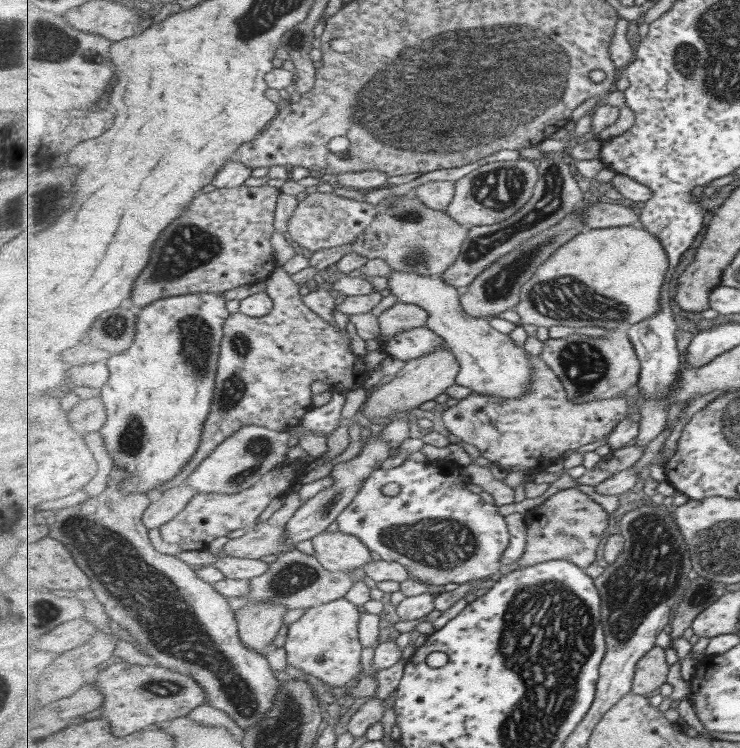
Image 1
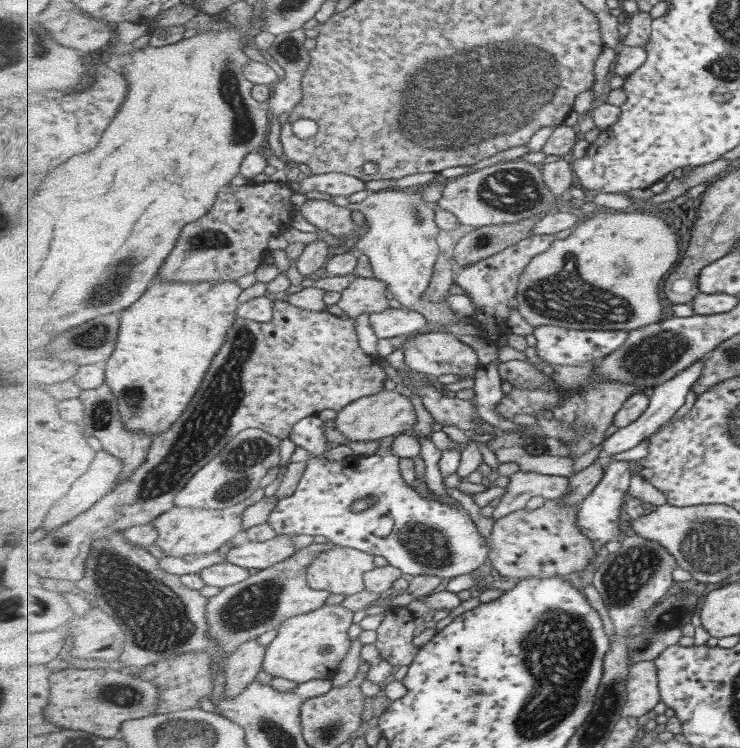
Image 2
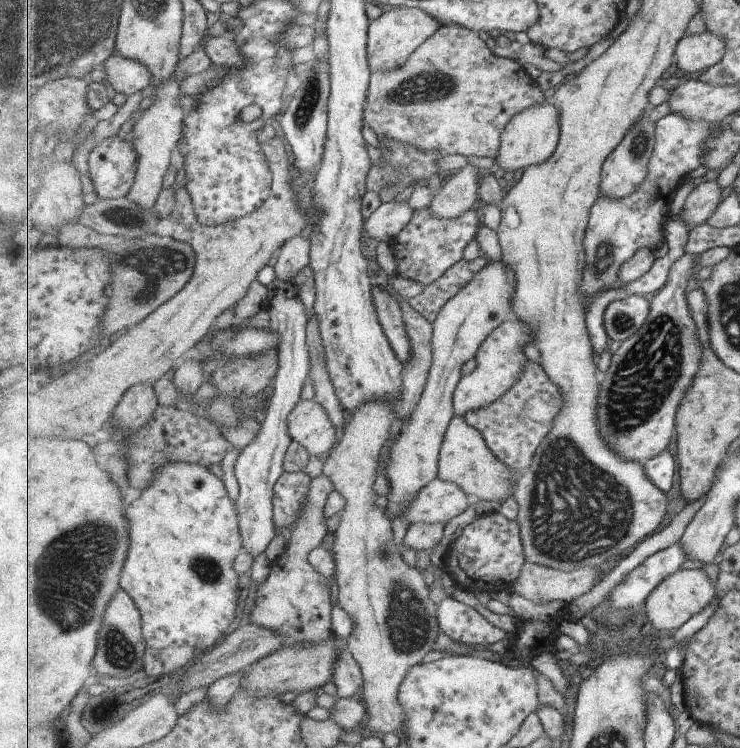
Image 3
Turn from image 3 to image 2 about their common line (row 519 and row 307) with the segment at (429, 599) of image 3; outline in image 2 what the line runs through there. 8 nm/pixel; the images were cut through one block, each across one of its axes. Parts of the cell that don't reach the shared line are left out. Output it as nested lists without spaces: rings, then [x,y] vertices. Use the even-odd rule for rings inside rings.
[[[353,278],[345,290],[342,290],[342,299],[338,306],[350,317],[359,314],[380,313],[389,307],[387,284],[379,278]]]

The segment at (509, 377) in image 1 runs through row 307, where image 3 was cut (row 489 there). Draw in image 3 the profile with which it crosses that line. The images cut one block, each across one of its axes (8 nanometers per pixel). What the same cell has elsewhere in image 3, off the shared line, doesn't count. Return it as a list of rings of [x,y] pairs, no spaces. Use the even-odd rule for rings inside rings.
[[[437,477],[429,486],[425,486],[411,502],[405,504],[404,522],[444,524],[451,518],[463,514],[471,505],[468,496],[459,484],[447,482]]]

